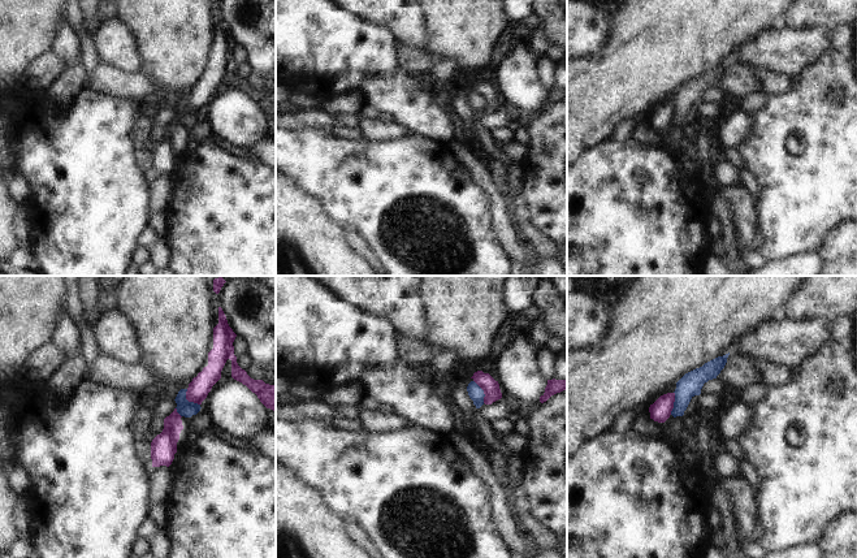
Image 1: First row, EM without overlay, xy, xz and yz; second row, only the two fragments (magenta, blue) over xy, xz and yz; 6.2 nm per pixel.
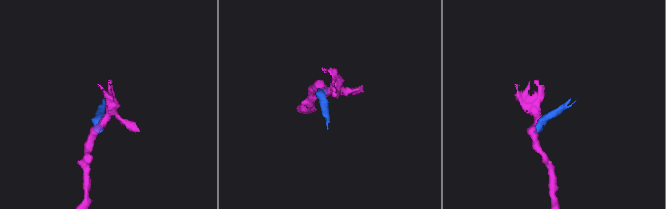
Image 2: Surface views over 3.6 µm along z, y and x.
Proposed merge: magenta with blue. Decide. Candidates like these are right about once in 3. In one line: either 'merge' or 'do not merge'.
do not merge

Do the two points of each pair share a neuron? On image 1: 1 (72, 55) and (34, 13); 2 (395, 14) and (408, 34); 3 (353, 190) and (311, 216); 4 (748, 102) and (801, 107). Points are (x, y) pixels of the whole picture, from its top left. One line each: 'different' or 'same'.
1: different
2: same
3: different
4: different

